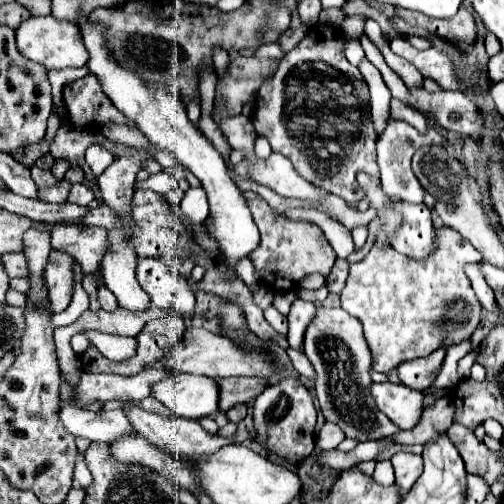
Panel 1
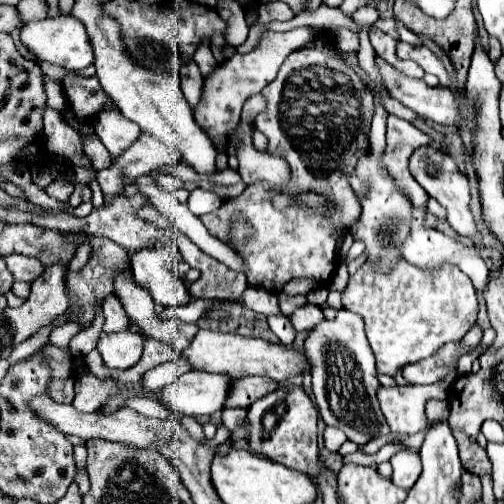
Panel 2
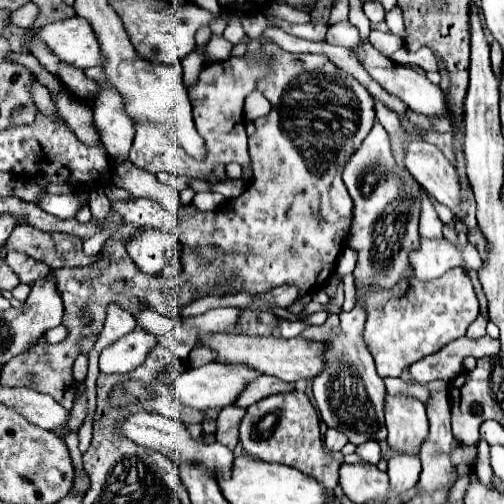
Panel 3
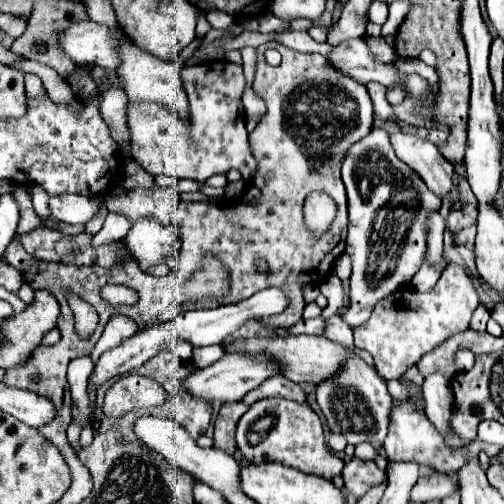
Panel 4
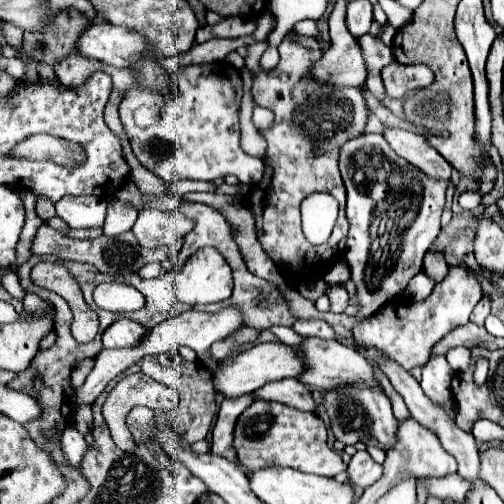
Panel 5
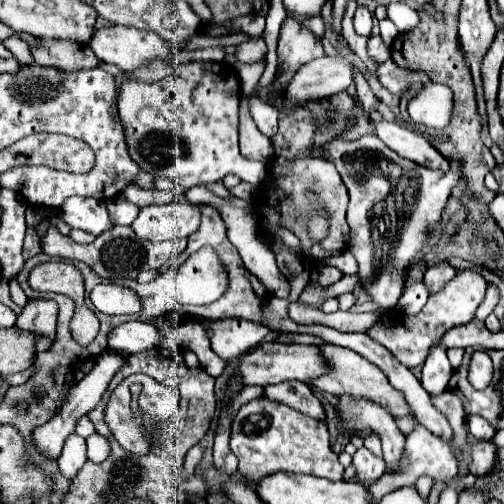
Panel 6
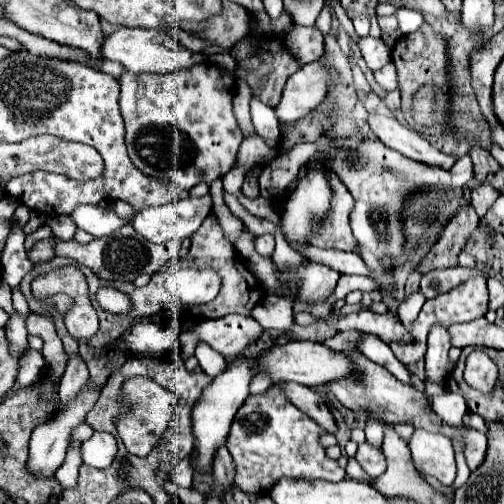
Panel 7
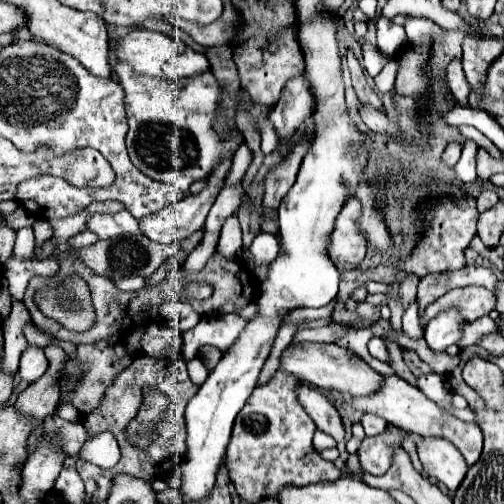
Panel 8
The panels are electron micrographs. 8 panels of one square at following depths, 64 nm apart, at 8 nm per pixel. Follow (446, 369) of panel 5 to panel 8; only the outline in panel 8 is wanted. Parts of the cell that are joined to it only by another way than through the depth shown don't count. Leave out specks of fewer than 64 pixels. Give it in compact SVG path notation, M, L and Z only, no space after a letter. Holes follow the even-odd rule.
M456 310L440 312L440 316L430 320L424 332L430 350L446 352L448 346L456 344L456 340L460 338L460 324L464 324L464 320L460 320L460 314Z

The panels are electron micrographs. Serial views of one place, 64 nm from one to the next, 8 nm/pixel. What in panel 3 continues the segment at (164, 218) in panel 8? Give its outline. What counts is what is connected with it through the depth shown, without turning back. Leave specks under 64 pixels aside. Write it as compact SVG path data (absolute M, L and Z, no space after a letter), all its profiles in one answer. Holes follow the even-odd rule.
M142 226L140 232L126 244L126 250L140 272L146 276L162 276L162 268L174 258L176 236Z

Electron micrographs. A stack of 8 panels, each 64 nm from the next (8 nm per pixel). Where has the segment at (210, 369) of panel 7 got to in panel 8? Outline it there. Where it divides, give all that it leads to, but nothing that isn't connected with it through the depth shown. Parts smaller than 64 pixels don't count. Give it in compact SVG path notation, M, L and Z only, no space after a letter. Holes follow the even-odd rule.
M202 346L200 352L198 352L198 358L204 362L204 366L208 368L208 372L212 372L216 368L216 364L220 362L222 352L218 348L212 348L212 346Z

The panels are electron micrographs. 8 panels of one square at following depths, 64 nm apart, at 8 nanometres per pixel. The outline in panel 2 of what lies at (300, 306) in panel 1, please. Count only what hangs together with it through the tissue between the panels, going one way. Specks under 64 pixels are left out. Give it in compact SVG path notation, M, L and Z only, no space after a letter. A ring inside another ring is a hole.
M307 303L294 310L294 314L290 316L290 320L292 320L296 332L304 332L304 330L312 328L316 322L324 320L324 314L318 306Z

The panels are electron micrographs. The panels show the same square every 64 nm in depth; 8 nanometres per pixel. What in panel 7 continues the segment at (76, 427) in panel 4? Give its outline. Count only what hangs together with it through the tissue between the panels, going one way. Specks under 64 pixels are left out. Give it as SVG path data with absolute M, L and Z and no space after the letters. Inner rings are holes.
M70 442L66 458L62 462L62 466L56 470L56 478L62 484L62 488L70 488L76 484L78 478L78 470L82 466L82 442Z

